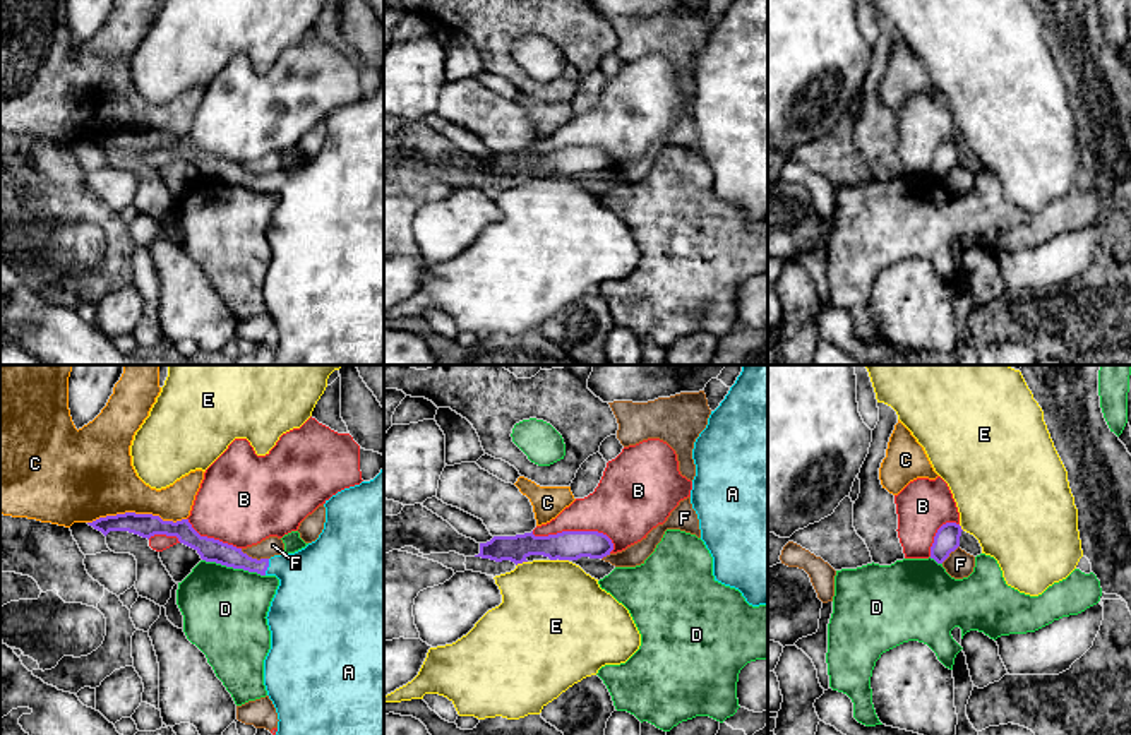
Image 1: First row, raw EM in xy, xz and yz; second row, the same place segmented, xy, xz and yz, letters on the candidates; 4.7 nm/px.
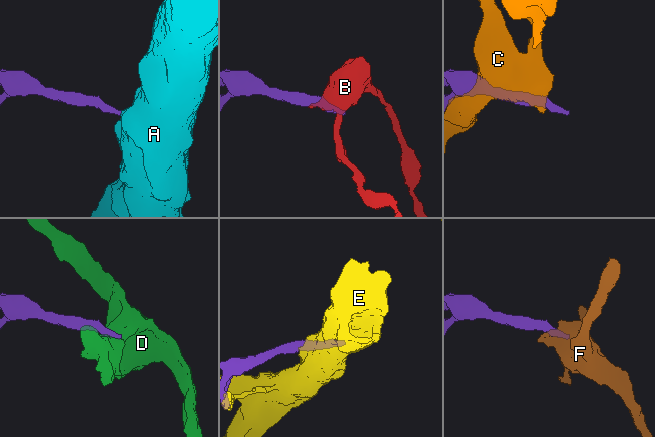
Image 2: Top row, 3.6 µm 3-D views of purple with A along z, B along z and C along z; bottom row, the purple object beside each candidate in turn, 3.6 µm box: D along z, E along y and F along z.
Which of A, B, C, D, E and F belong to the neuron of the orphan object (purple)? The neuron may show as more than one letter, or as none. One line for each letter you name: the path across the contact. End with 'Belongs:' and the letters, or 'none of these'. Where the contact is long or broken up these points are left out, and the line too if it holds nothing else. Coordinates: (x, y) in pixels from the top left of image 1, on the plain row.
A: way xy (218, 168), (254, 182), (268, 182), (283, 182), (317, 201)
Belongs: A

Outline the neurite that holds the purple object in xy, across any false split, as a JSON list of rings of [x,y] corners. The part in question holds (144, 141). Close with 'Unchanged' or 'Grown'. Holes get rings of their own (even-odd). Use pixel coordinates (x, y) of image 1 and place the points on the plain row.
[[[384,84],[374,96],[338,108],[324,123],[326,139],[315,158],[295,170],[260,176],[242,164],[200,152],[188,135],[173,139],[125,128],[87,140],[105,152],[110,147],[129,147],[147,156],[154,151],[177,152],[206,178],[276,192],[279,202],[266,233],[271,266],[264,276],[264,302],[279,336],[272,365],[384,365]]]. Grown

